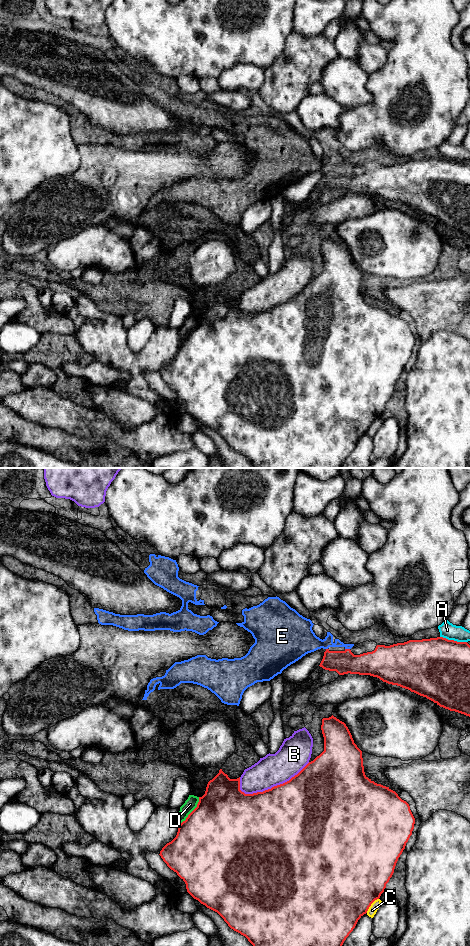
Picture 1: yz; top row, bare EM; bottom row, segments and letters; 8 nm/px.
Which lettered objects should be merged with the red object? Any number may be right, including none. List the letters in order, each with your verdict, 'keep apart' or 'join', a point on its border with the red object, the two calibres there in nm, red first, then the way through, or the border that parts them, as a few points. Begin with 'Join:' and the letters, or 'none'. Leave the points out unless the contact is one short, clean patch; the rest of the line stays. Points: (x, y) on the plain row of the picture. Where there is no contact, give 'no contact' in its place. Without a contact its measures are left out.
Join: none
A: keep apart; meets red in yz at (453, 160); 480 nm thick on the red side, 130 nm on the other
B: keep apart; meets red in yz at (274, 306); 500 nm thick on the red side, 260 nm on the other
C: keep apart; meets red in yz at (370, 425); 500 nm thick on the red side, 70 nm on the other
D: keep apart; meets red in yz at (192, 331); 500 nm thick on the red side, 100 nm on the other
E: keep apart; meets red in yz at (347, 169); 200 nm thick on the red side, 90 nm on the other

